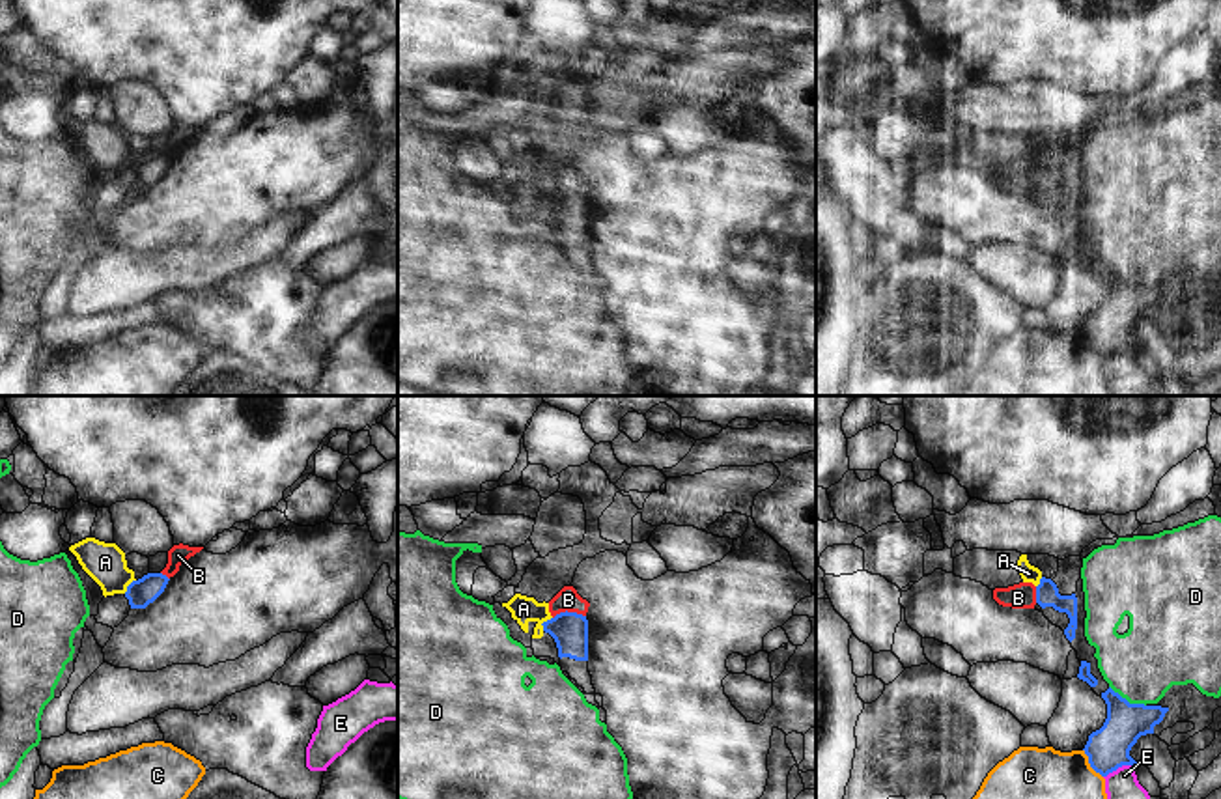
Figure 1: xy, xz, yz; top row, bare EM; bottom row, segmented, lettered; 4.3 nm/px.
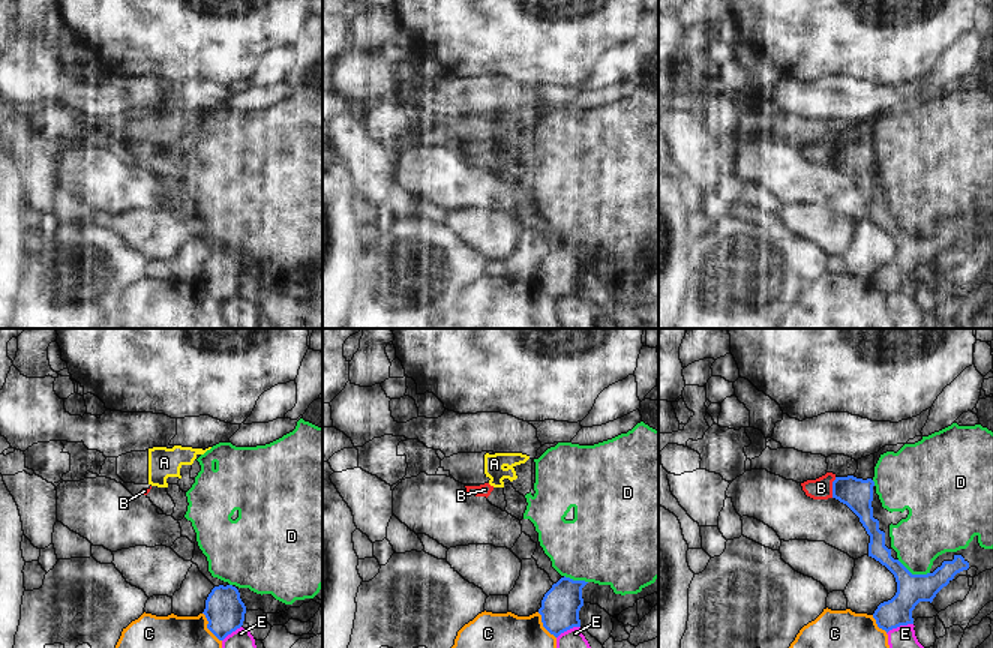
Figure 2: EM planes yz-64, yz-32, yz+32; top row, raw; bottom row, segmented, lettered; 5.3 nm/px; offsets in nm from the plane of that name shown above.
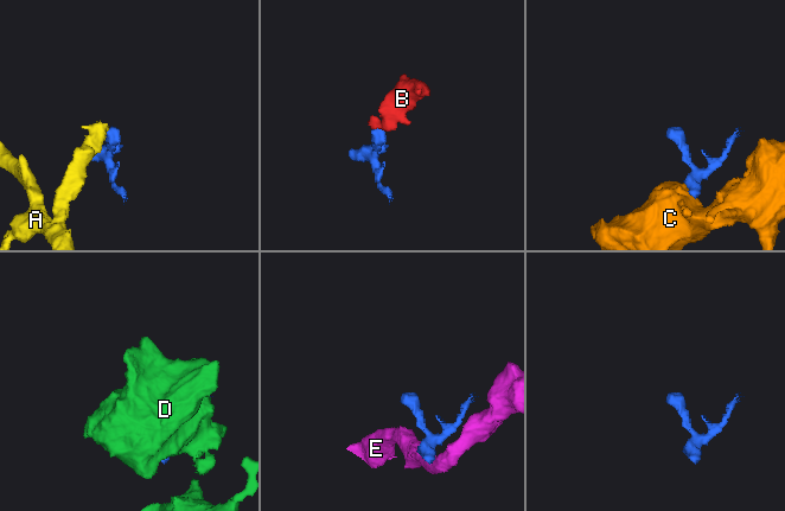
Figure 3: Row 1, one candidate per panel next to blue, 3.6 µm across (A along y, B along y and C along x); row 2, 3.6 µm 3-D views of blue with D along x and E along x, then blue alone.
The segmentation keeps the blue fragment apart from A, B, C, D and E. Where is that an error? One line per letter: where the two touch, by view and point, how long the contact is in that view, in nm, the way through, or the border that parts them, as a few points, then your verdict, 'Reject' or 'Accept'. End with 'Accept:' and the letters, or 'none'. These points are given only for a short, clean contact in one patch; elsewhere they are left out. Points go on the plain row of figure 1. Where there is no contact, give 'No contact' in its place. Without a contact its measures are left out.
A: Touches blue at xz (544, 204). Shared border 80 nm. Boundary: xz (551, 198), (542, 206), (542, 211). Reject
B: Touches blue at xz (566, 193). Shared border 140 nm. Boundary: xz (585, 196), (561, 193), (553, 200). Reject
C: Touches blue at yz (1089, 344). Shared border 150 nm. Reject
D: Touches blue at yz (1126, 282). Shared border 180 nm. Reject
E: Touches blue at yz (1119, 348). Shared border 150 nm. Reject
Accept: none

